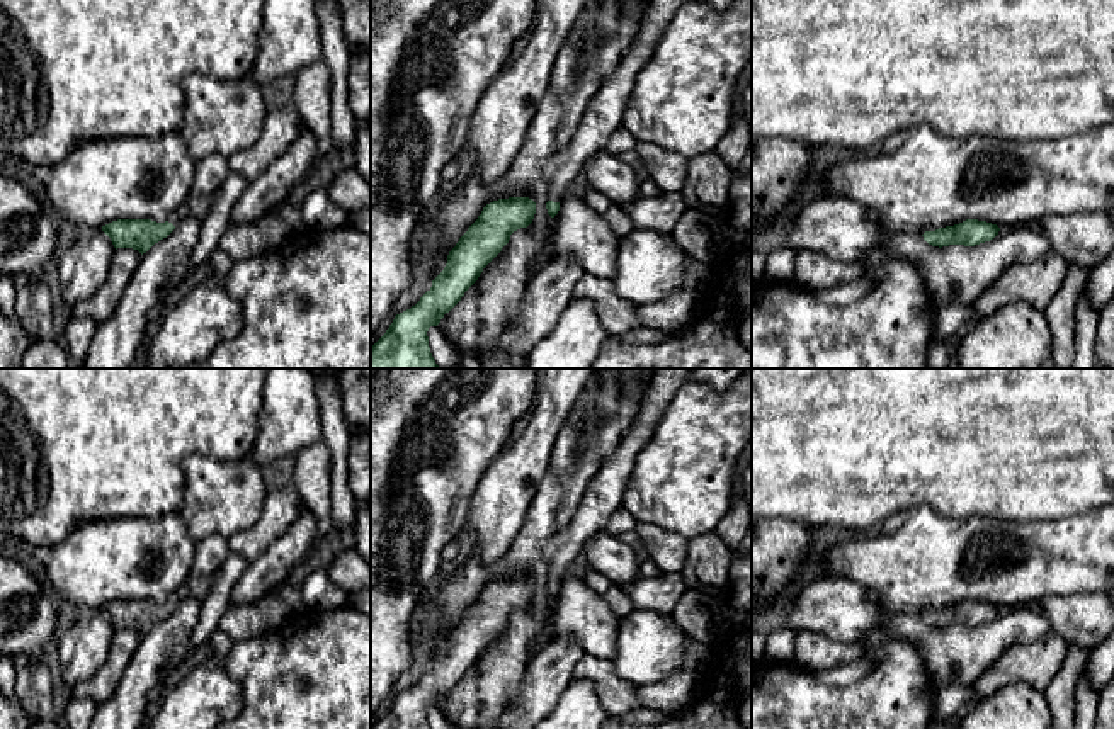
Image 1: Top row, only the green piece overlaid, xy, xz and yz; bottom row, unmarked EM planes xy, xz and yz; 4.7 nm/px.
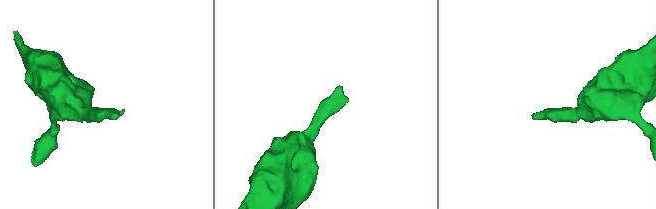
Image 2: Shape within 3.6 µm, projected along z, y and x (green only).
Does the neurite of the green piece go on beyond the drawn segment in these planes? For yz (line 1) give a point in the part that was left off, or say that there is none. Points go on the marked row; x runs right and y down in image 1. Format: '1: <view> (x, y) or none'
1: none

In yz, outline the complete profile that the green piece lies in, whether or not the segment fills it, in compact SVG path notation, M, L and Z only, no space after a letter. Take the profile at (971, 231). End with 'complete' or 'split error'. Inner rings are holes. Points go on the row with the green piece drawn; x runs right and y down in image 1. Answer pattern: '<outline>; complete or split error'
M966 219L954 226L939 228L935 231L925 231L922 236L929 245L939 248L949 245L975 246L993 240L998 231L1000 228L997 224L978 219Z; complete

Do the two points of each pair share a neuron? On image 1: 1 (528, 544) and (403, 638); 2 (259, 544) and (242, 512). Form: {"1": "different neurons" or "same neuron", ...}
{"1": "different neurons", "2": "different neurons"}

